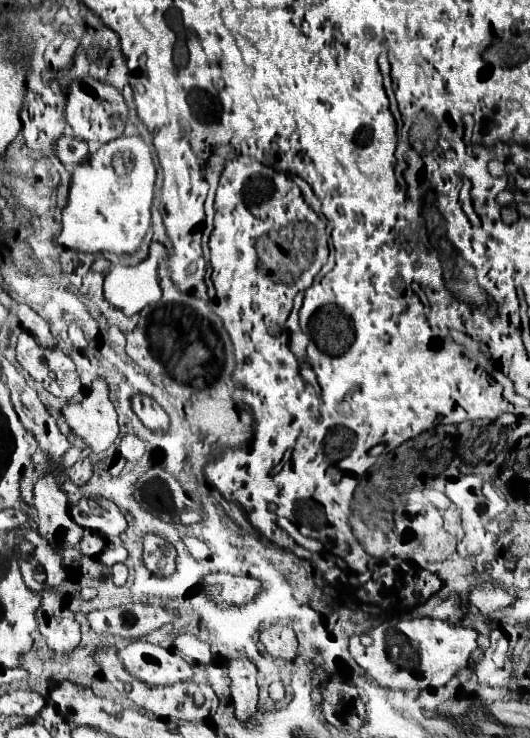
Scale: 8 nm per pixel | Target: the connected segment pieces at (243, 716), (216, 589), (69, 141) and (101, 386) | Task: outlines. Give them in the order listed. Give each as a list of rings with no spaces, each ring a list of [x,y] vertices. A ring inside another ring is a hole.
[[[246,658],[230,660],[228,676],[232,680],[230,690],[232,690],[234,708],[236,708],[236,718],[242,722],[250,720],[256,714],[256,704],[258,704],[256,666]]]
[[[208,574],[202,580],[202,590],[208,598],[222,604],[248,604],[260,592],[260,582],[250,576],[234,576],[234,574]]]
[[[62,134],[56,140],[54,150],[56,150],[56,156],[60,158],[60,162],[66,168],[72,168],[74,164],[80,164],[80,162],[84,162],[88,158],[88,144],[84,140],[68,136],[68,134]]]
[[[96,378],[92,386],[94,390],[90,390],[82,402],[64,404],[60,414],[64,416],[70,432],[82,438],[90,450],[104,452],[119,435],[118,416],[108,398],[106,382]]]

